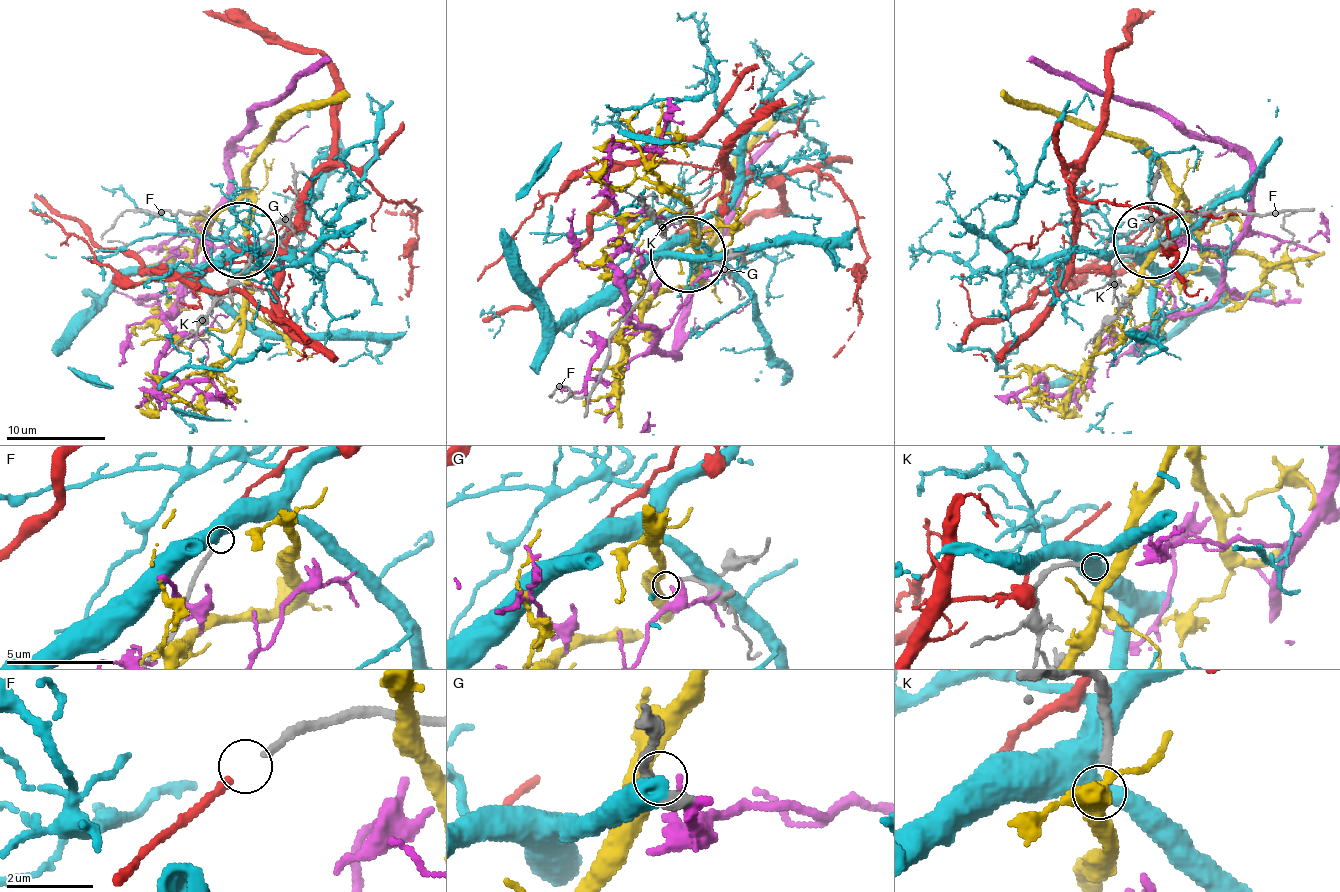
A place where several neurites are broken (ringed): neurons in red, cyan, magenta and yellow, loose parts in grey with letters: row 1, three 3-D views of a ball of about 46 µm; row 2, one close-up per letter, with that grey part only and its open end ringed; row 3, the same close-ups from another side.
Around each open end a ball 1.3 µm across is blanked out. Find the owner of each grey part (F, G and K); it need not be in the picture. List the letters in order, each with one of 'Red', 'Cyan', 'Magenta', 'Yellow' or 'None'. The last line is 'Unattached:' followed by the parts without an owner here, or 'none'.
F: Red
G: Yellow
K: None
Unattached: K

